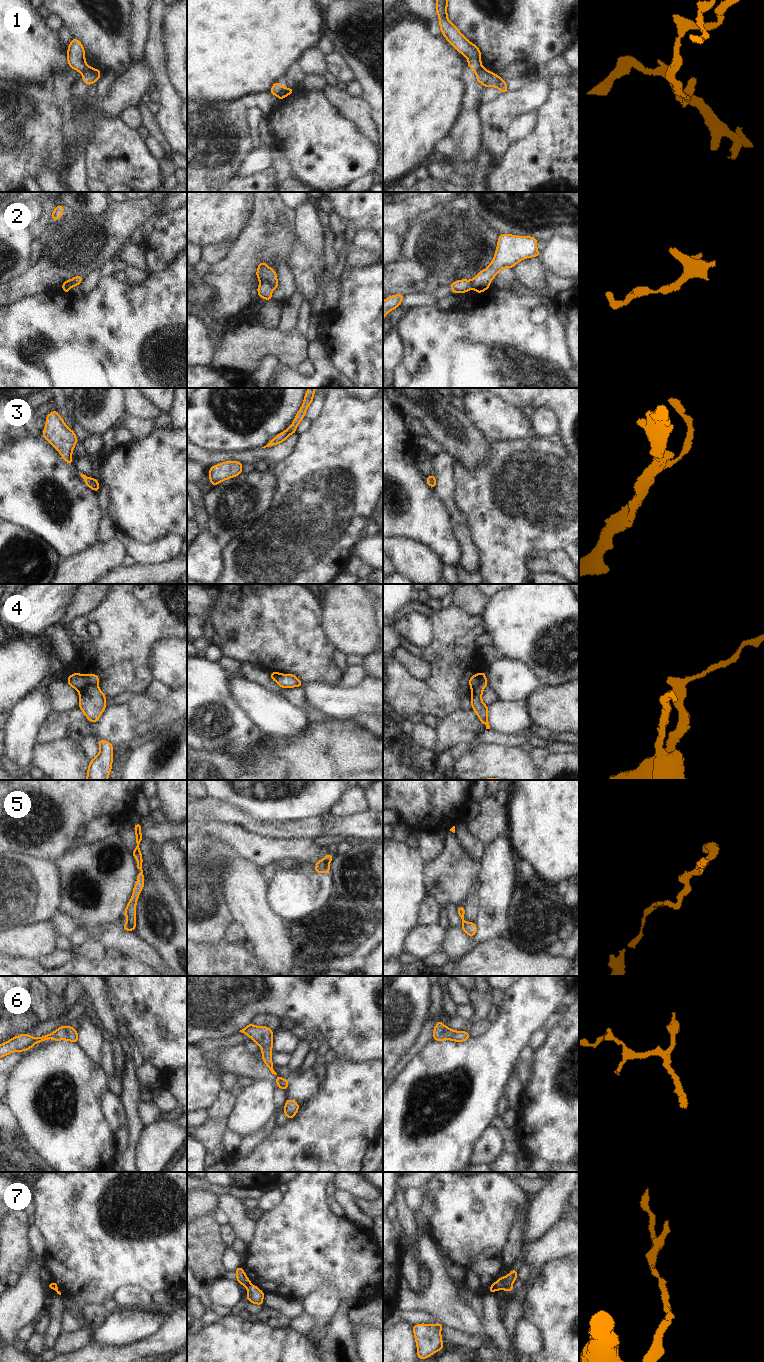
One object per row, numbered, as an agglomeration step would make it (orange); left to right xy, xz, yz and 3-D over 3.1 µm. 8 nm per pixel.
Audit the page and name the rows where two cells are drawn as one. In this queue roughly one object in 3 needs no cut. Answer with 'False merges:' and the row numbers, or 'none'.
False merges: 1, 2, 4, 5, 7

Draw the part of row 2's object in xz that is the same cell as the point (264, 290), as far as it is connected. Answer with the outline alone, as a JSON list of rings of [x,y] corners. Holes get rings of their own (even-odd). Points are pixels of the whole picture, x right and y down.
[[[262,281],[257,288],[257,292],[260,298],[264,298],[265,300],[273,300],[271,296],[273,288],[268,282]]]

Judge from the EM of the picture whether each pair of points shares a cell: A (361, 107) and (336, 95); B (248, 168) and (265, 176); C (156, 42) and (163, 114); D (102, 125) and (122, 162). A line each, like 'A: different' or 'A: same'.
A: same
B: different
C: same
D: same

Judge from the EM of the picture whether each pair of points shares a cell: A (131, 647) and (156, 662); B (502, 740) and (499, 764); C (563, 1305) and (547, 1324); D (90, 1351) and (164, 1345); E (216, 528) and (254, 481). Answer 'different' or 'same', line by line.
A: different
B: different
C: same
D: same
E: same

